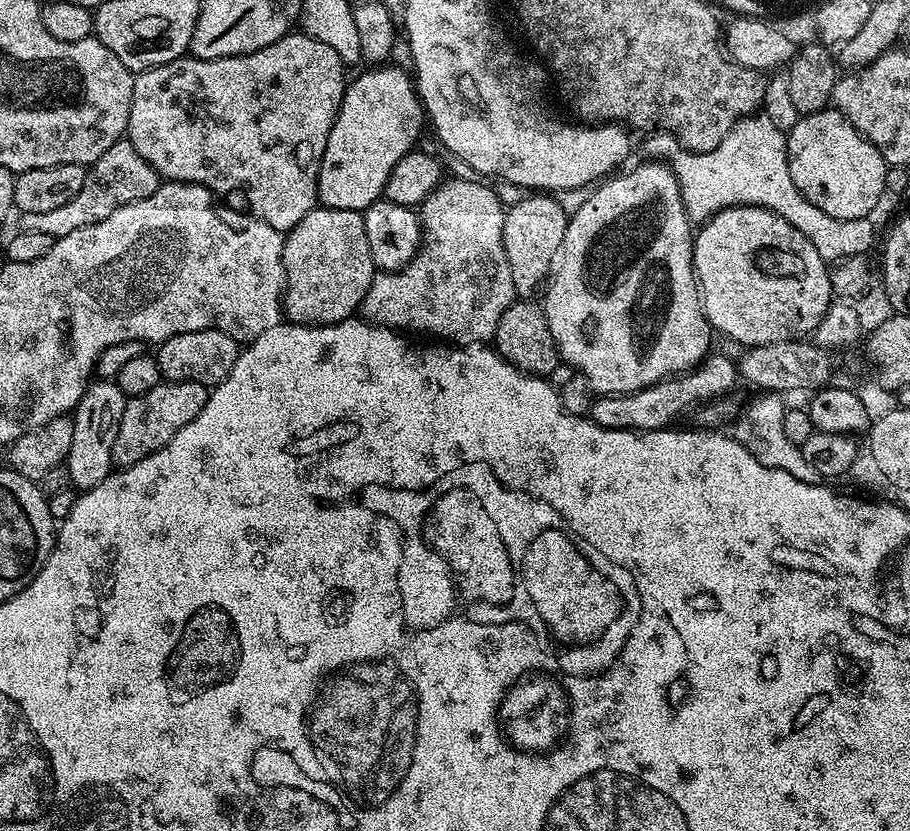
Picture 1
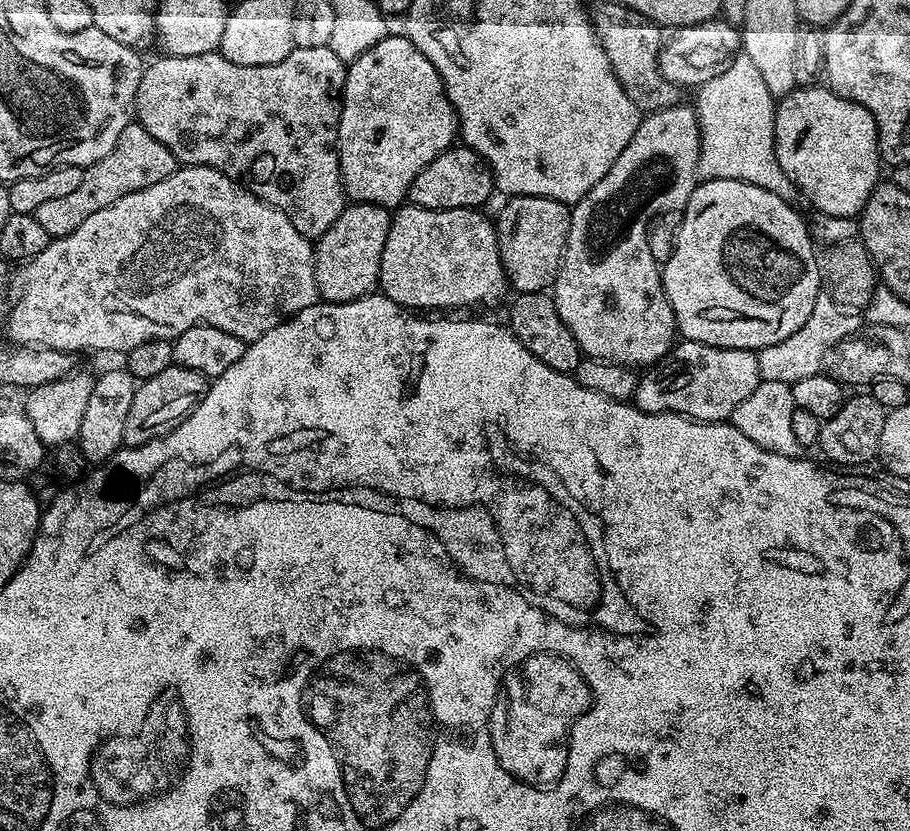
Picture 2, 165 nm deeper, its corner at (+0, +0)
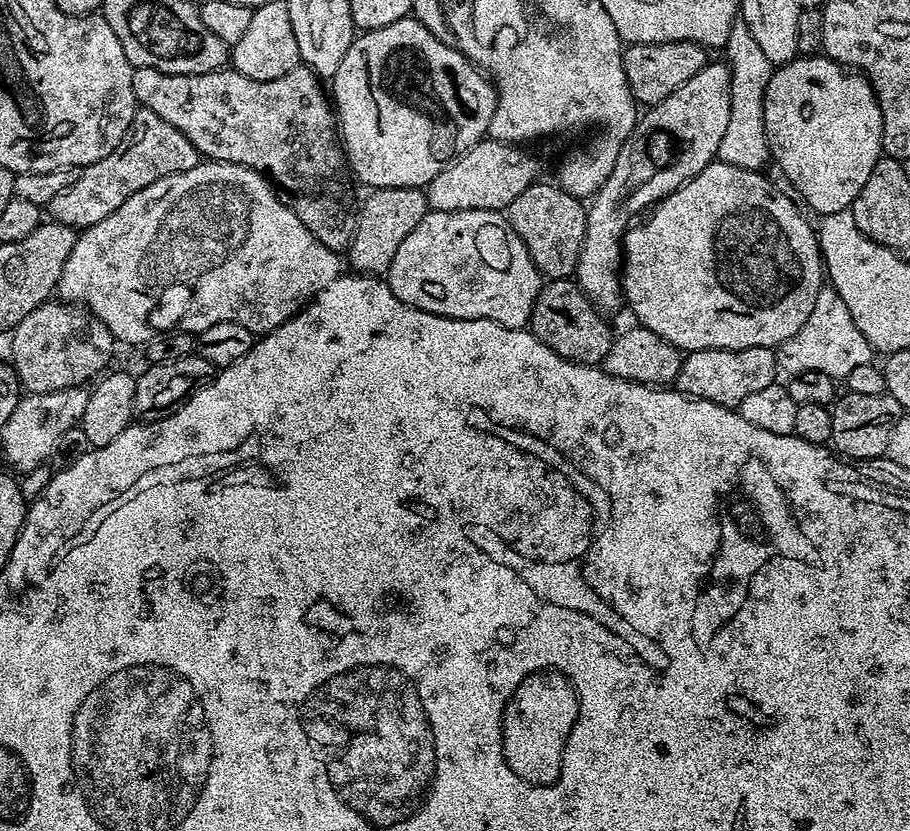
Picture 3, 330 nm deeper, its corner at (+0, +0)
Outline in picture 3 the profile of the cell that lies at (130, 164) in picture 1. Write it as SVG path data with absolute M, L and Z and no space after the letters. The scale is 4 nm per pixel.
M137 107L122 142L118 142L118 146L114 146L106 158L79 169L70 187L61 190L55 198L50 198L46 212L52 215L49 217L55 223L83 230L114 214L114 210L118 210L126 198L138 194L138 190L146 190L146 186L158 182L158 178L194 170L194 166L201 162L199 150L193 146L190 138L186 138L186 134L182 134L182 130L174 130L174 126L158 118L154 110Z

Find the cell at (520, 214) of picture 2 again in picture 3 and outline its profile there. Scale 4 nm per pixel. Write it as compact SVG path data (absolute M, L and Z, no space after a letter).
M537 182L522 190L522 194L510 202L506 215L512 231L526 242L526 250L530 250L530 258L534 258L540 275L548 280L567 280L580 261L588 210L581 197L572 196L564 188L552 184Z

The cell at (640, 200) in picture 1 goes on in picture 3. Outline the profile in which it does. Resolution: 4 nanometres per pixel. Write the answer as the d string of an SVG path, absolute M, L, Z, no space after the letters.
M709 62L705 64L690 82L682 82L670 98L662 98L662 102L651 105L648 112L637 119L632 132L624 139L624 145L618 150L618 158L614 162L614 170L610 170L610 178L600 187L599 192L591 197L587 205L588 221L586 234L580 251L580 261L576 263L574 273L580 289L593 304L601 309L609 310L622 300L622 245L624 233L633 223L632 216L640 211L651 209L660 203L665 196L678 190L688 180L693 180L699 172L718 157L718 146L722 146L722 134L726 134L726 126L730 123L730 82L732 72L727 63Z

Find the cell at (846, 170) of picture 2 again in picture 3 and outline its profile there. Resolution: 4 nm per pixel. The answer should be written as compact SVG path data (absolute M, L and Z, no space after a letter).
M823 54L797 55L773 71L764 95L764 129L771 159L802 190L802 198L806 198L813 213L820 218L851 209L854 198L862 194L862 186L866 186L870 173L880 161L884 147L882 110L872 85L863 75Z

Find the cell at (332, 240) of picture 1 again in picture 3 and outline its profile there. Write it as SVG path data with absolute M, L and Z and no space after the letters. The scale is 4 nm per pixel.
M378 188L367 193L369 196L362 200L358 208L358 219L356 221L356 233L352 244L346 249L346 260L353 264L355 271L360 274L384 274L387 273L390 262L394 262L394 254L398 254L398 246L418 222L430 210L428 207L428 193L424 188Z

